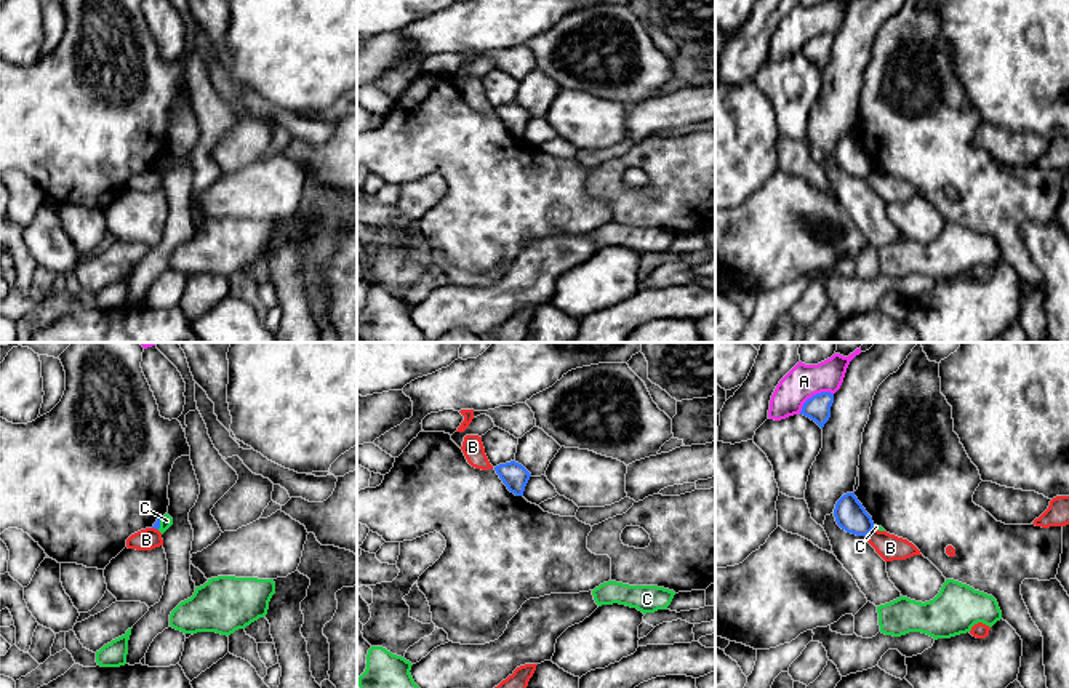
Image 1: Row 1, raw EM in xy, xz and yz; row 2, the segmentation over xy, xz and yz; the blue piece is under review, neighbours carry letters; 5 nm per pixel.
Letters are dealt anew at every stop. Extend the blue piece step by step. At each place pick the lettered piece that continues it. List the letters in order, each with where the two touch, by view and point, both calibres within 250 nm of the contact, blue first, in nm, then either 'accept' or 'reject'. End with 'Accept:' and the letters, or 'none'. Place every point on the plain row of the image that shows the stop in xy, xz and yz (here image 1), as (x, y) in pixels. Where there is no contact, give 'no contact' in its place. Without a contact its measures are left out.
A: meets blue in yz at (813, 37); 130 nm thick on the blue side, 170 nm on the other; reject
B: meets blue in yz at (869, 173); 160 nm thick on the blue side, 130 nm on the other; reject
C: meets blue in xy at (159, 165); 30 nm thick on the blue side, 60 nm on the other; reject
Accept: none

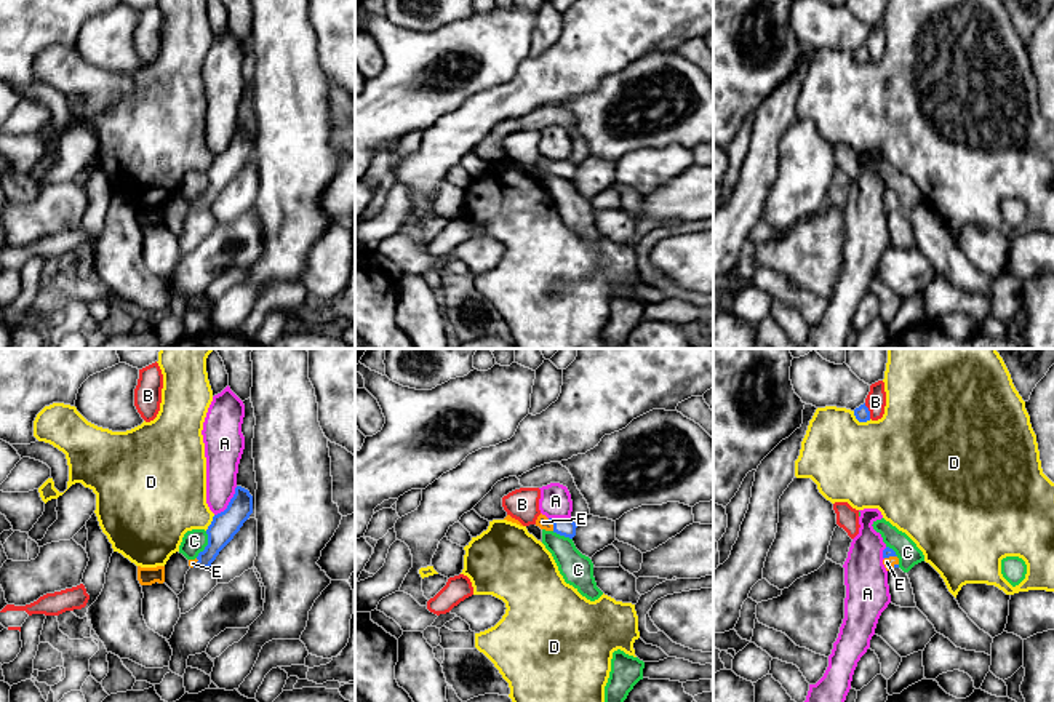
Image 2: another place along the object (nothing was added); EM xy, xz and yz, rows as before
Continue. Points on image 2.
A: meets blue in xy at (229, 144); 140 nm thick on the blue side, 180 nm on the other; reject
B: meets blue in yz at (869, 53); 80 nm thick on the blue side, 100 nm on the other; reject
C: meets blue in xy at (208, 186); 140 nm thick on the blue side, 120 nm on the other; reject
D: meets blue in yz at (861, 63); 80 nm thick on the blue side, 460 nm on the other; reject
E: meets blue in xz at (552, 165); 100 nm thick on the blue side, 70 nm on the other; accept
Accept: E

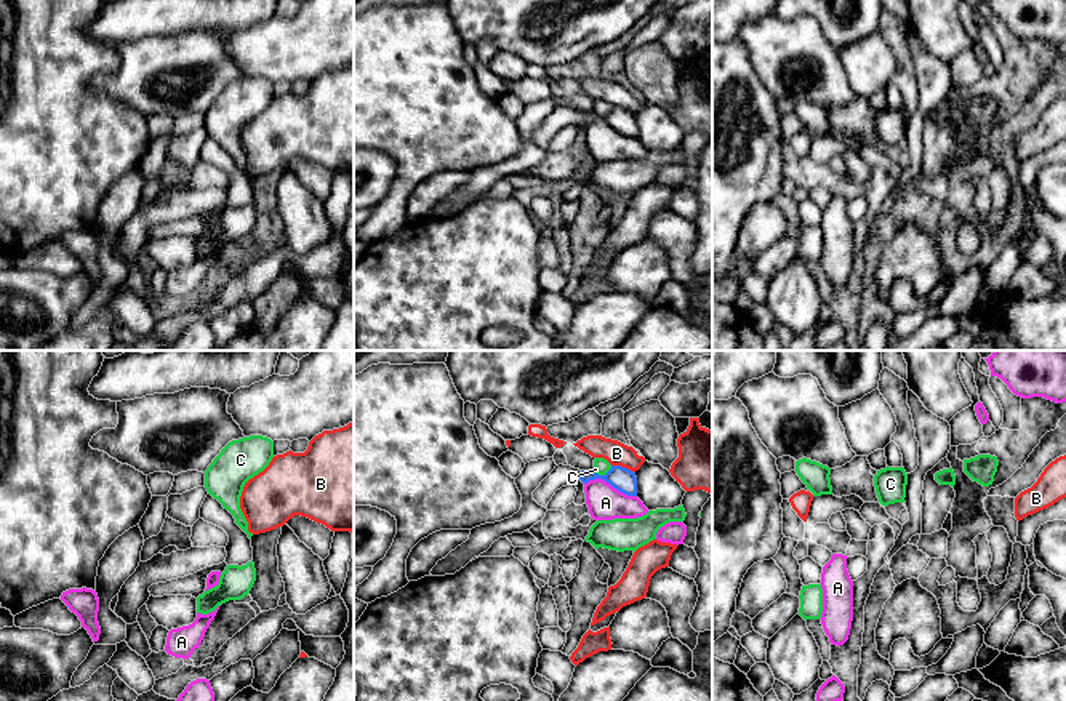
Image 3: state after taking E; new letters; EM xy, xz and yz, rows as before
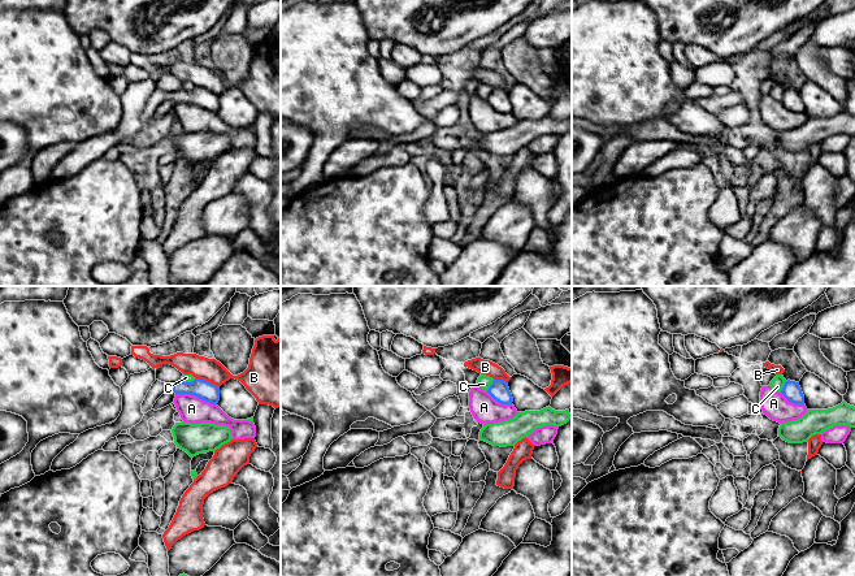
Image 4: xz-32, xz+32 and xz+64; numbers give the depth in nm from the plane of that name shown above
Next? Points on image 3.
A: meets blue in xz at (610, 125); 120 nm thick on the blue side, 180 nm on the other; reject
B: meets blue in xz at (623, 109); 120 nm thick on the blue side, 120 nm on the other; reject
C: meets blue in xz at (602, 117); 120 nm thick on the blue side, 80 nm on the other; reject
Accept: none

